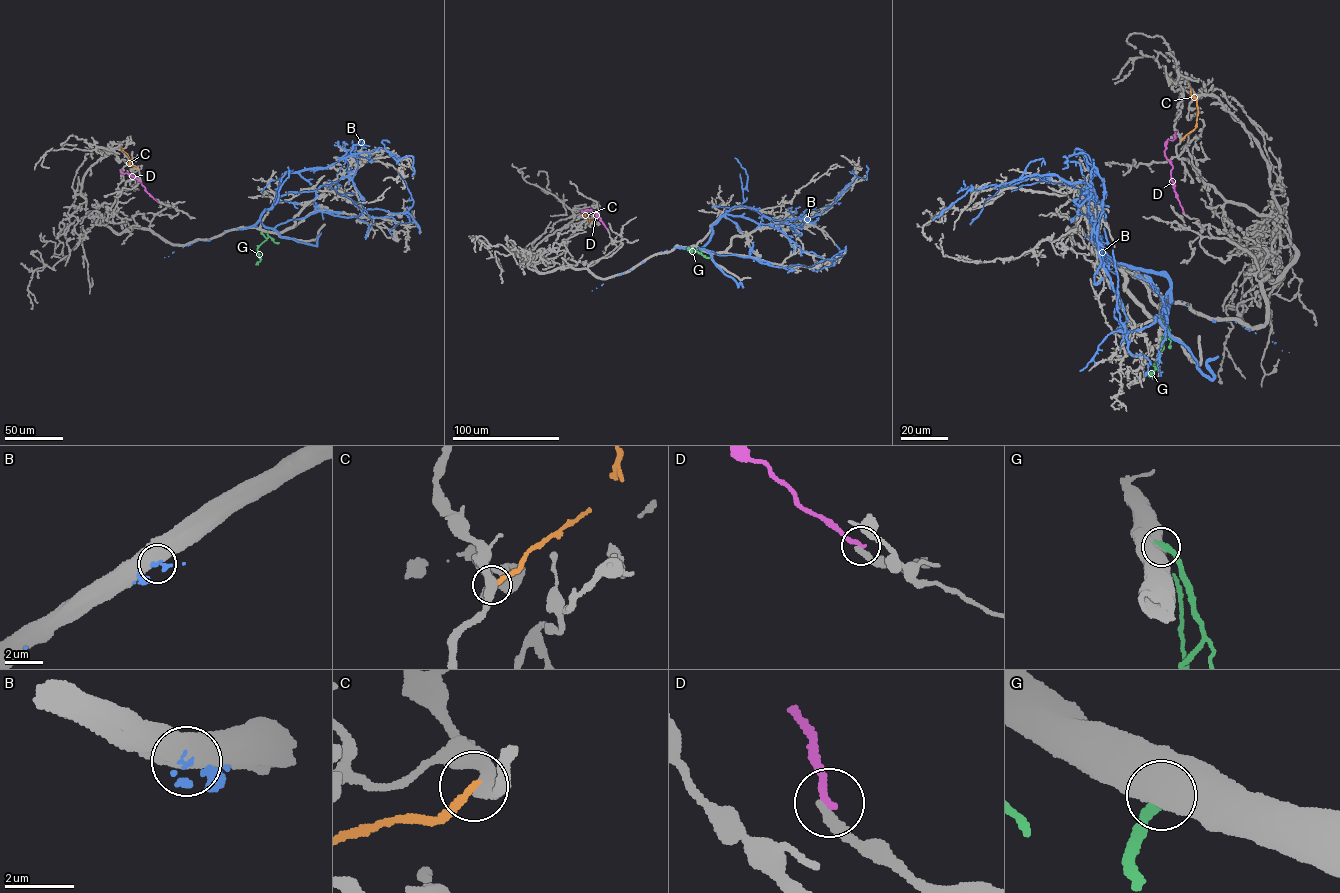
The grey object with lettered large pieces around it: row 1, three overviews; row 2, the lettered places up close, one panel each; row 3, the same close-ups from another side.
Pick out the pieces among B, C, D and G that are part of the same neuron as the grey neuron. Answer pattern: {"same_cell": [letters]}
{"same_cell": []}

